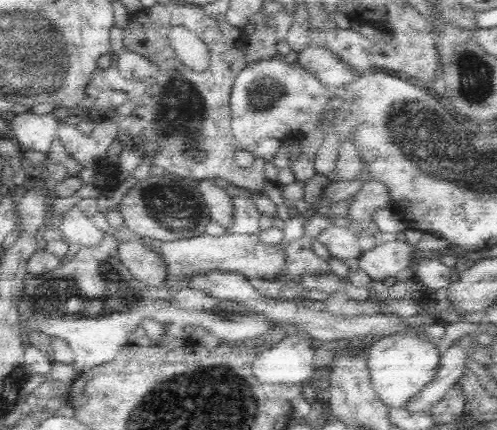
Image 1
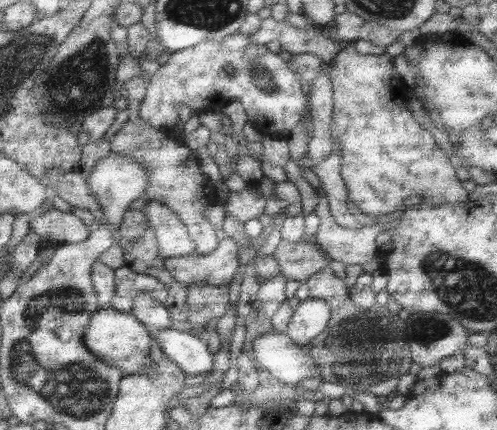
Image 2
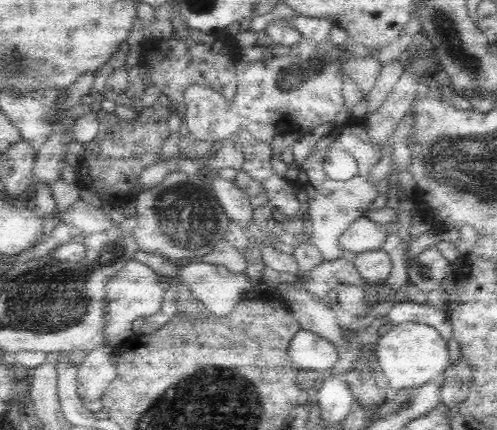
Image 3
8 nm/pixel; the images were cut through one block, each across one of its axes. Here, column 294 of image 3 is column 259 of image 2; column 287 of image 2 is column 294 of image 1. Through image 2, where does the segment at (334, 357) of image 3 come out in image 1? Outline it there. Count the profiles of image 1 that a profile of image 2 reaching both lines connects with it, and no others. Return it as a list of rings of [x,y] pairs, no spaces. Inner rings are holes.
[[[282,338],[274,348],[268,348],[254,358],[254,378],[270,388],[282,384],[304,386],[314,376],[314,354],[316,350],[312,350],[302,338]]]

